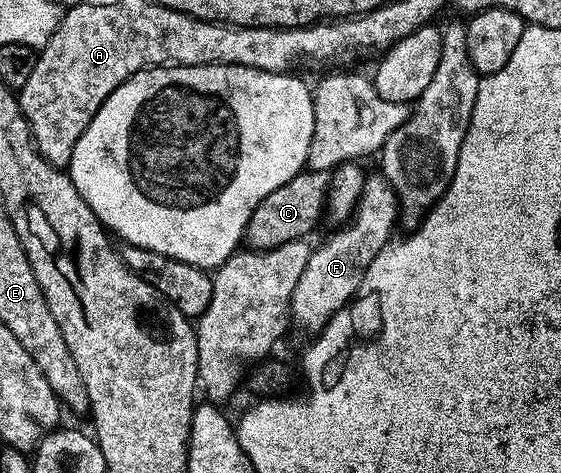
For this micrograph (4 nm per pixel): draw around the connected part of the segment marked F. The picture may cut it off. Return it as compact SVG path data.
M369 175L362 186L361 196L357 200L356 208L352 211L351 219L343 226L335 229L333 236L325 244L313 247L310 258L302 270L302 278L298 278L298 286L294 286L292 295L292 307L290 309L290 320L304 332L319 334L330 322L330 318L339 308L347 308L349 300L355 296L356 291L361 288L360 283L374 258L382 246L386 246L388 241L393 239L392 227L398 224L398 205L394 190L389 186L383 175Z

